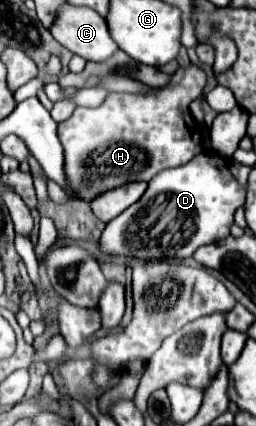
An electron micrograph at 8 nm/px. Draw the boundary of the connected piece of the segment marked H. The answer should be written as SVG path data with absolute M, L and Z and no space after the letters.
M197 66L179 68L171 82L149 94L111 94L97 108L77 106L73 116L59 124L59 140L65 150L65 178L69 190L91 202L103 192L131 184L149 182L167 168L187 164L203 152L201 136L193 140L189 104L201 96L205 72Z

